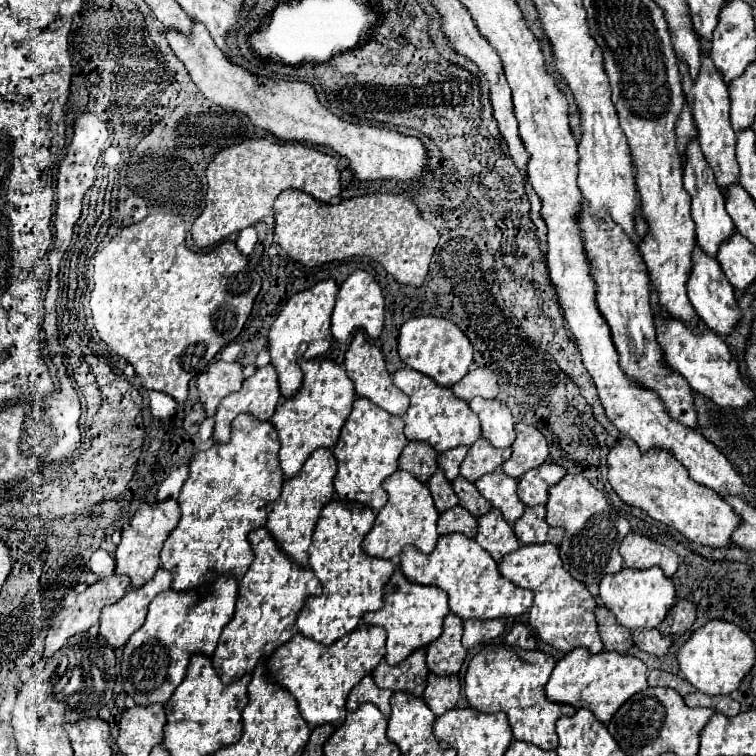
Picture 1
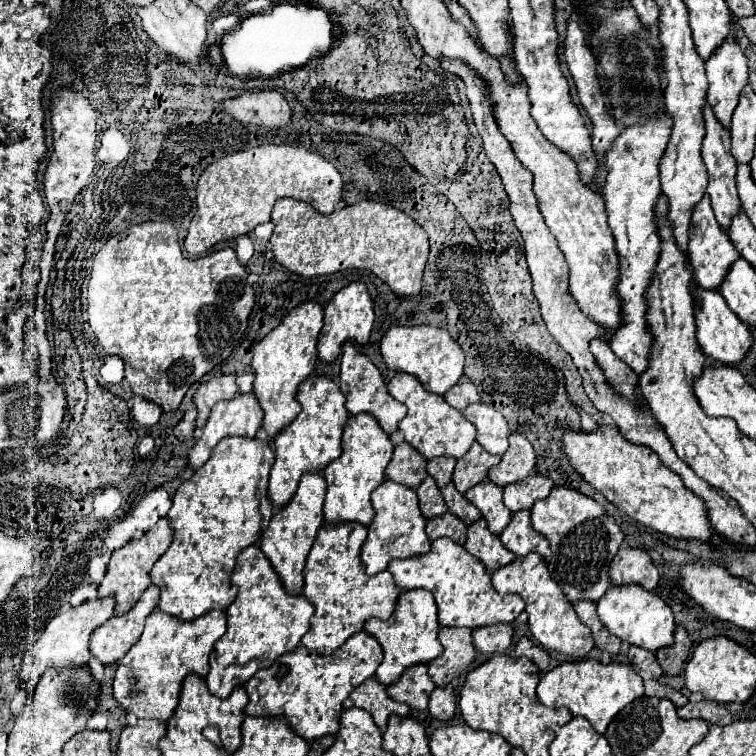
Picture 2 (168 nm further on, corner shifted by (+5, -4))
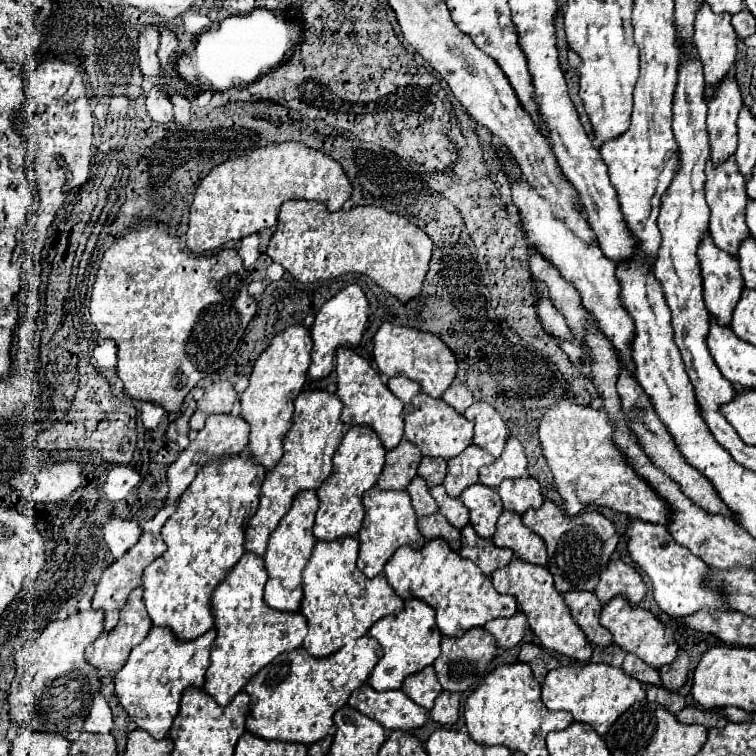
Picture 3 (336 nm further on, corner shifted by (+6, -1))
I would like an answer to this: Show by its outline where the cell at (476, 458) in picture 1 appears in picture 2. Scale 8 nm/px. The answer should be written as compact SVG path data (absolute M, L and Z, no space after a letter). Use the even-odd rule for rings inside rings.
M475 443L461 459L457 459L453 471L453 485L459 493L465 493L473 485L487 479L487 471L499 465L501 457L487 453L479 443Z

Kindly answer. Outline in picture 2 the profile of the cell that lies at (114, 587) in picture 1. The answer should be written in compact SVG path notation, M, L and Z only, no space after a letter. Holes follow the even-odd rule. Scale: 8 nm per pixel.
M109 597L109 599L95 599L95 601L87 601L75 609L69 609L65 613L57 613L45 627L43 635L35 641L35 645L25 653L23 657L23 667L19 671L19 689L27 691L29 697L33 697L35 693L35 687L37 687L37 681L41 679L41 675L55 667L55 669L83 669L89 665L89 659L91 659L91 653L89 653L89 637L91 633L103 625L105 621L109 621L113 617L113 607L115 607L115 601Z

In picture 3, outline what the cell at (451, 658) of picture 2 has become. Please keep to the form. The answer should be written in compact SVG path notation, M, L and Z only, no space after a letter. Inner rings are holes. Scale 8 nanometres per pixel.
M472 628L472 630L466 630L464 636L460 638L442 636L442 654L434 662L434 670L444 690L464 692L482 682L484 674L488 674L488 664L492 662L494 656L496 656L494 638L484 628Z

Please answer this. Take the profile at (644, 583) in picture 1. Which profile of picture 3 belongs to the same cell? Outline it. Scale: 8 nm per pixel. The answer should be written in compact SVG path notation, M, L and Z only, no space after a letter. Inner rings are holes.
M612 598L604 608L602 608L602 618L600 618L602 626L608 628L612 632L614 642L624 648L626 652L636 654L638 658L642 658L644 662L648 662L650 666L658 668L664 666L668 662L672 662L678 654L678 644L674 640L674 632L670 626L662 624L650 610L642 610L642 608L634 608L626 598Z

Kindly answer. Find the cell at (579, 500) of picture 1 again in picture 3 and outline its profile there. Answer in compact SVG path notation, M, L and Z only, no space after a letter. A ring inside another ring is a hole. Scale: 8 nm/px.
M546 500L540 508L526 510L522 516L522 522L546 542L546 548L548 548L546 568L554 576L554 586L560 594L566 594L568 590L592 592L596 588L600 570L604 570L612 552L618 546L616 528L608 518L604 518L596 510L568 516L552 500Z

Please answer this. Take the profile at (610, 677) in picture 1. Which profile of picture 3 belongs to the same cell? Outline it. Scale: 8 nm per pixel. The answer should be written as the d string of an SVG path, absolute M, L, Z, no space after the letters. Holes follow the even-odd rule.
M570 664L570 666L562 666L556 670L550 670L544 678L544 706L548 710L568 710L572 712L576 722L586 722L590 724L600 736L604 736L608 732L608 728L614 724L614 720L628 710L628 706L632 706L634 702L642 700L644 694L644 686L624 674L622 668L614 668L610 664Z

